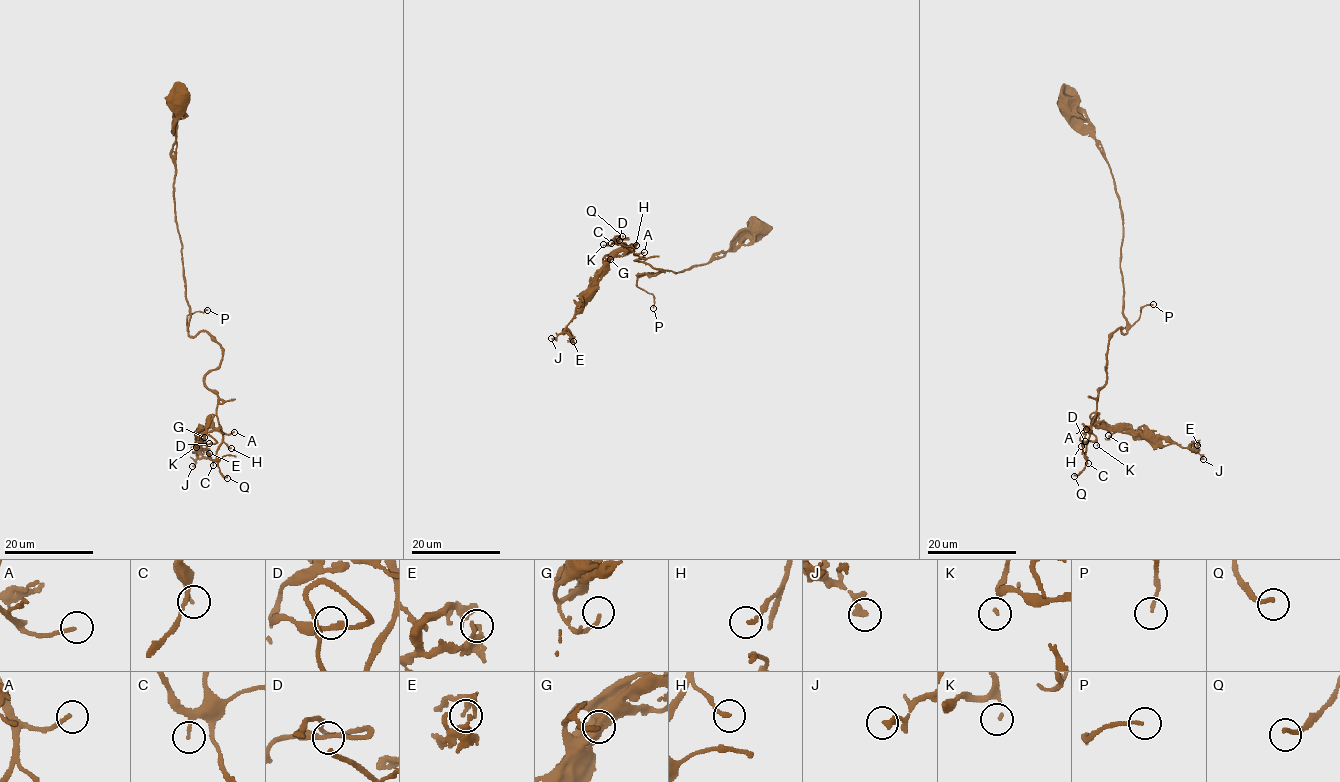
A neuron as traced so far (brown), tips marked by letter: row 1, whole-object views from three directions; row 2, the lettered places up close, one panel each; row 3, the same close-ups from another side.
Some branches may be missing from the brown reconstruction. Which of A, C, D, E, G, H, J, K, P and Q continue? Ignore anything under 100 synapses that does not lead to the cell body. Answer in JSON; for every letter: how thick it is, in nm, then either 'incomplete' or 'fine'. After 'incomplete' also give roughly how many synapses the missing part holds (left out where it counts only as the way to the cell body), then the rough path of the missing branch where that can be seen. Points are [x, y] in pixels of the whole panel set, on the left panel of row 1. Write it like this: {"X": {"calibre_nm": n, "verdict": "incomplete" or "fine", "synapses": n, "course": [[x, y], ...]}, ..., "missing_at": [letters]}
{"A": {"calibre_nm": 150, "verdict": "fine"}, "C": {"calibre_nm": 120, "verdict": "fine"}, "D": {"calibre_nm": 220, "verdict": "fine"}, "E": {"calibre_nm": 260, "verdict": "fine"}, "G": {"calibre_nm": 170, "verdict": "fine"}, "H": {"calibre_nm": 150, "verdict": "fine"}, "J": {"calibre_nm": 280, "verdict": "fine"}, "K": {"calibre_nm": 100, "verdict": "fine"}, "P": {"calibre_nm": 140, "verdict": "incomplete", "synapses": 850, "course": [[207, 310], [206, 354], [246, 401], [257, 399], [267, 373], [291, 375], [277, 383], [268, 443], [268, 421]]}, "Q": {"calibre_nm": 160, "verdict": "fine"}, "missing_at": ["P"]}

